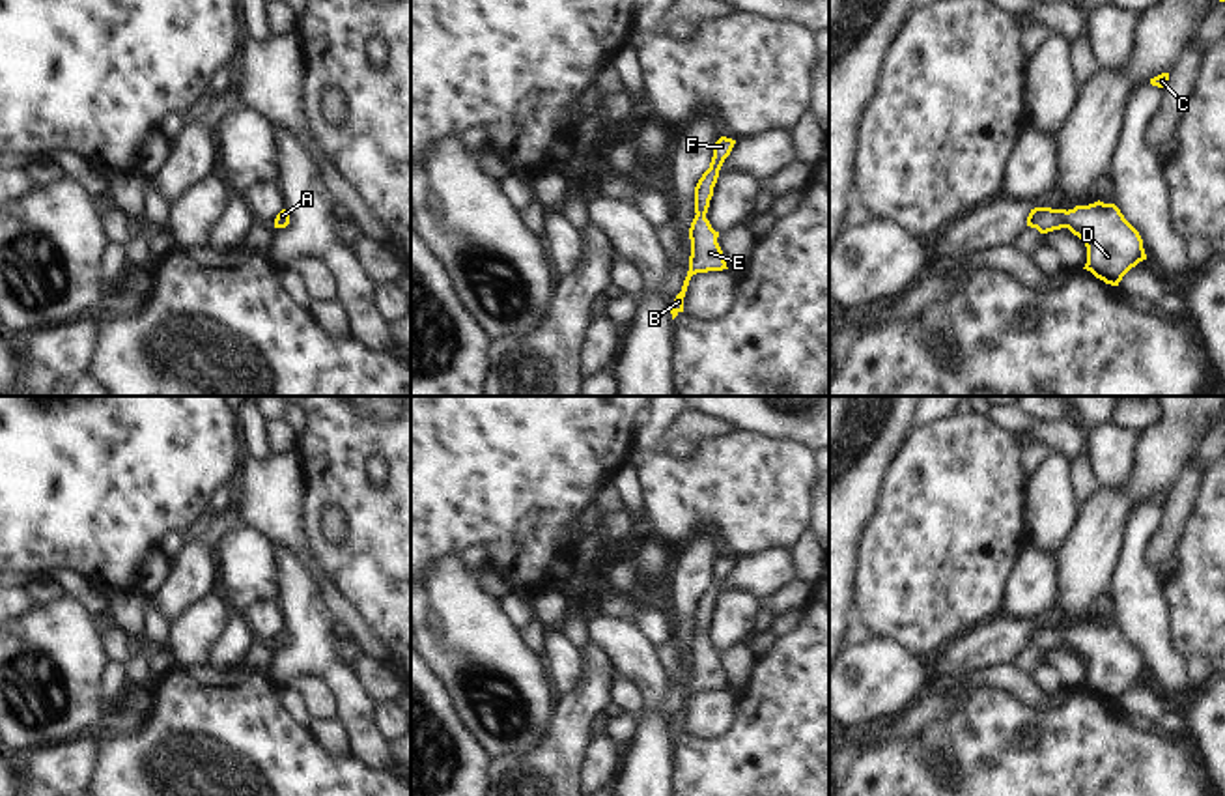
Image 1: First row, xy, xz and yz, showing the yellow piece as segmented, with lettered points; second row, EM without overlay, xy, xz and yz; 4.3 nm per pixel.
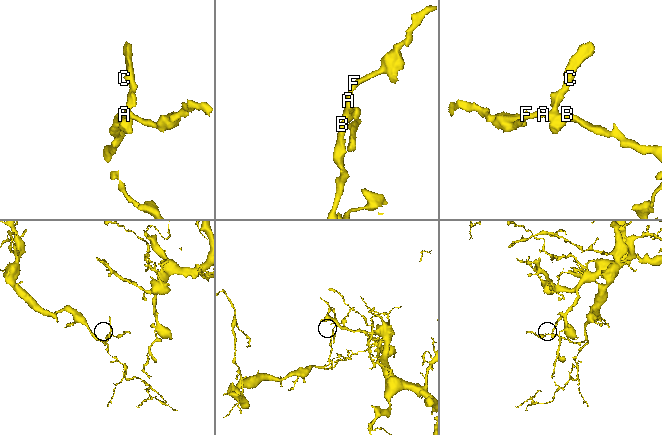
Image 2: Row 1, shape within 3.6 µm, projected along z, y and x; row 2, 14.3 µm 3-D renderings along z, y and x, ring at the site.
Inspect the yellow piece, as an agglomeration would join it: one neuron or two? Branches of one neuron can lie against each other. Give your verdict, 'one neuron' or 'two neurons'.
one neuron

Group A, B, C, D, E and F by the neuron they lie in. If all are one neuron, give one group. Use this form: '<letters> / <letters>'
A B C D E F

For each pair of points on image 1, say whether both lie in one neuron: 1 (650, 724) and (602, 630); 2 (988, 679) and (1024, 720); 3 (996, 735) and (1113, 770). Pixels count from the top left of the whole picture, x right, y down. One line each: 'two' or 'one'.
1: two
2: two
3: one

